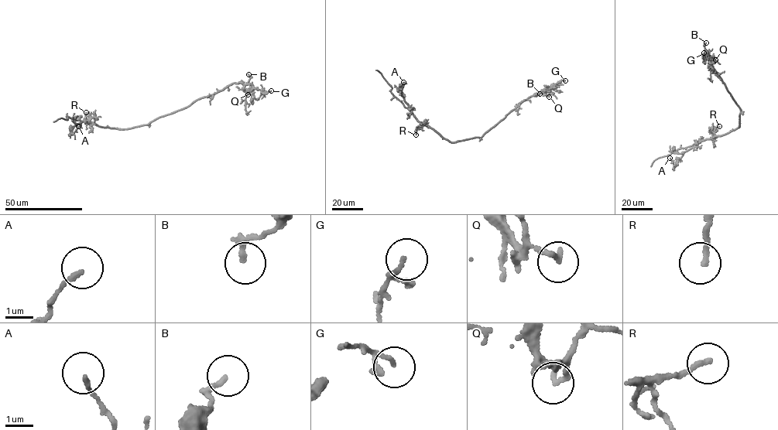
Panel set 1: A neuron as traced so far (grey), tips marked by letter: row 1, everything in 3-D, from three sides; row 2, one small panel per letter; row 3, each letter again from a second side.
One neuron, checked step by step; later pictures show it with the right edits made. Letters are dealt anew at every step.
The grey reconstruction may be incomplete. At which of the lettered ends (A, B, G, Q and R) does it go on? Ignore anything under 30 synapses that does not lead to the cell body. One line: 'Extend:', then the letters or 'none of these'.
Extend: none of these

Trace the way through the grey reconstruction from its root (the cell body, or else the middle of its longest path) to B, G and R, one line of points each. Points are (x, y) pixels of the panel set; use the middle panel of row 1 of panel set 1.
B: (480, 138), (522, 101), (542, 90), (539, 93)
G: (480, 138), (522, 101), (562, 79), (565, 80)
R: (480, 138), (449, 141), (421, 124), (416, 134)

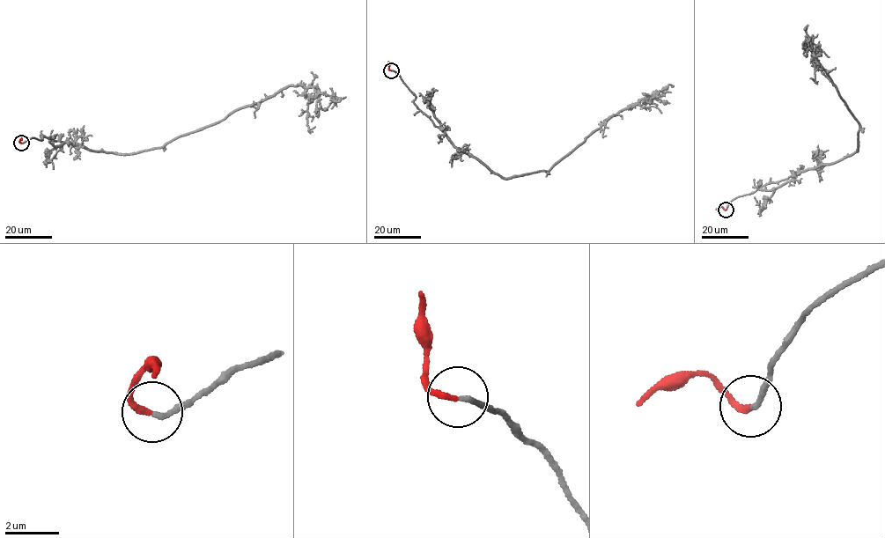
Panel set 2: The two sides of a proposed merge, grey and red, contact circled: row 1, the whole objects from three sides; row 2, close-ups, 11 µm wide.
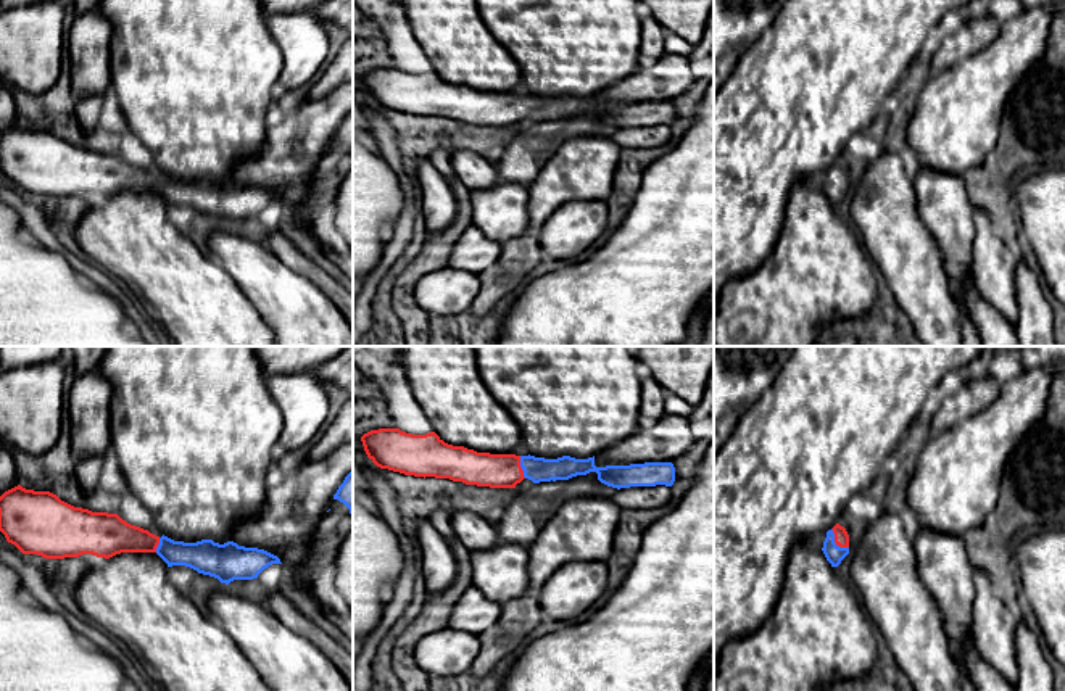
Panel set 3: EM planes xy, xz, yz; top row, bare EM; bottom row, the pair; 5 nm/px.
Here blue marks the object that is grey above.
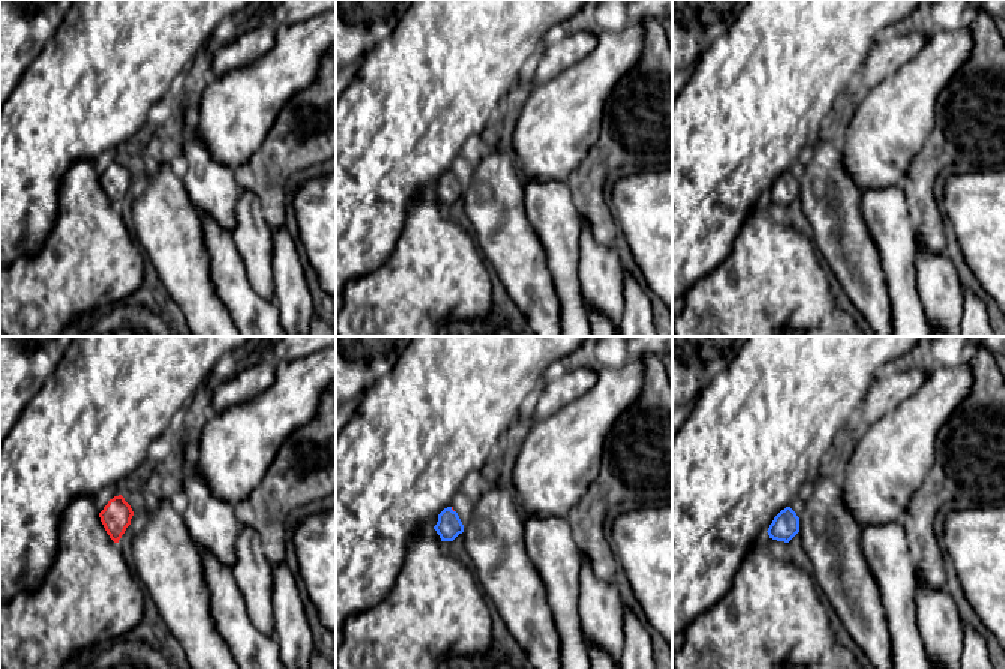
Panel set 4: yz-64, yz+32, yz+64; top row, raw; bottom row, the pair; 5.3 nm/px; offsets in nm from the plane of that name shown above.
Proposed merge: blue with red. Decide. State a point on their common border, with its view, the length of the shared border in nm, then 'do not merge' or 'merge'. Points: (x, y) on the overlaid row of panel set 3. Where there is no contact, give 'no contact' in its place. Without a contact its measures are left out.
yz (833, 542) | 130 nm | merge

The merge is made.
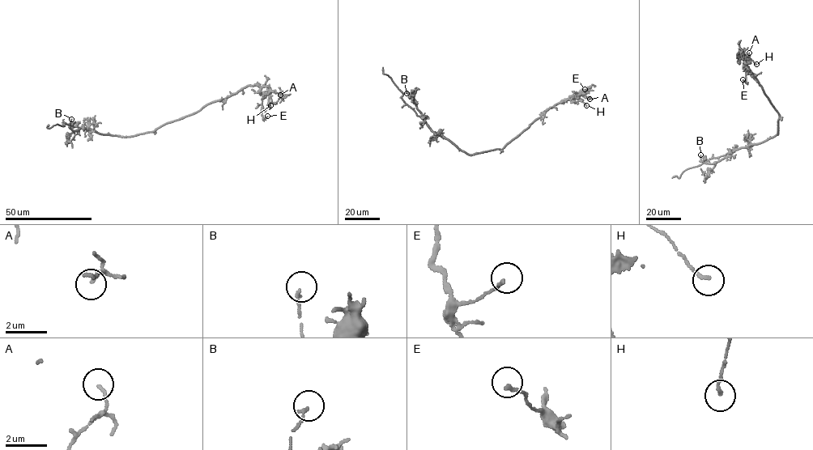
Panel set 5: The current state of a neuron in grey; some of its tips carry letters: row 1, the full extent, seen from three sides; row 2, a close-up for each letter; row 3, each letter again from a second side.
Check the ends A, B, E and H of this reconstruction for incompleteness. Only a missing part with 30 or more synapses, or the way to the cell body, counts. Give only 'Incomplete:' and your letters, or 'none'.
Incomplete: none

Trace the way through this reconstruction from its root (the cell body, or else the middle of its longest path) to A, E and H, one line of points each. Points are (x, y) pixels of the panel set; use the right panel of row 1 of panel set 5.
A: (778, 120), (778, 114), (747, 67), (742, 52), (739, 51), (747, 64), (750, 61), (749, 53)
E: (778, 120), (778, 114), (740, 51), (747, 72), (746, 82), (742, 79)
H: (778, 120), (778, 114), (741, 53), (743, 57), (748, 59), (748, 56), (756, 64)

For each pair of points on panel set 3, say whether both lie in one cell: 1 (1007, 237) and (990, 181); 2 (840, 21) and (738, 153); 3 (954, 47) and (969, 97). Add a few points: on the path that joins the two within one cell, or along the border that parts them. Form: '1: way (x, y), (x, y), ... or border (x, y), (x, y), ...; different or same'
1: way (1004, 223), (994, 195); same
2: way (801, 44), (777, 70), (777, 118), (770, 124); same
3: border (991, 41), (944, 70), (924, 74); different

